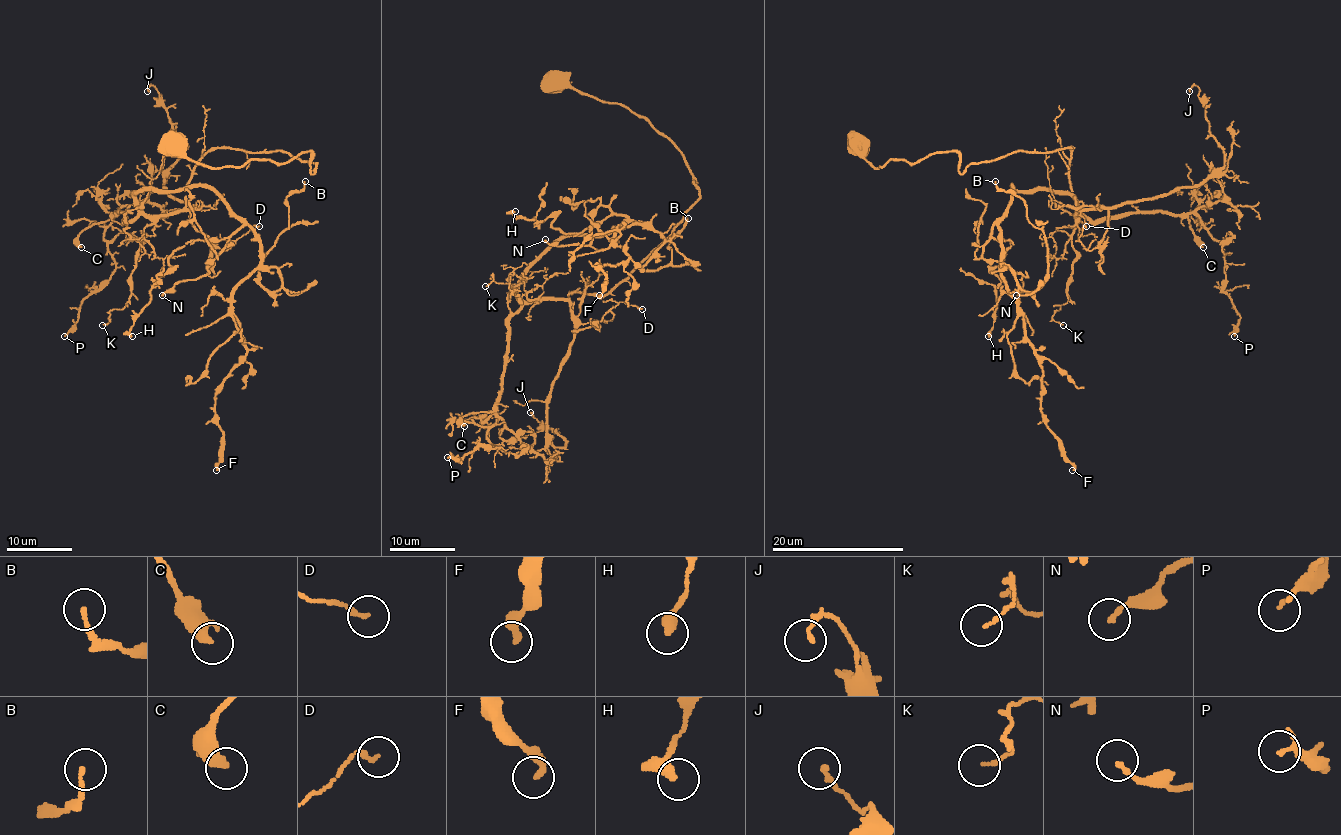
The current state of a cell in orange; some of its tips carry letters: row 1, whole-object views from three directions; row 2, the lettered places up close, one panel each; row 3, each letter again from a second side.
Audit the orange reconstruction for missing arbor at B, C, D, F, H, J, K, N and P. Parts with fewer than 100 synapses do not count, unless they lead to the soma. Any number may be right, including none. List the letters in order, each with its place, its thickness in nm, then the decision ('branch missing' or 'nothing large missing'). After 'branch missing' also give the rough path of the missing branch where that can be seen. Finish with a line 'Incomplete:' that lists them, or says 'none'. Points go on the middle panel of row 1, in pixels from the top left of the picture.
B: at (688, 218); 160 nm thick; nothing large missing
C: at (464, 426); 280 nm thick; nothing large missing
D: at (642, 309); 170 nm thick; nothing large missing
F: at (599, 295); 300 nm thick; nothing large missing
H: at (515, 211); 280 nm thick; nothing large missing
J: at (530, 412); 130 nm thick; nothing large missing
K: at (485, 286); 100 nm thick; nothing large missing
N: at (545, 239); 150 nm thick; nothing large missing
P: at (447, 457); 110 nm thick; nothing large missing
Incomplete: none

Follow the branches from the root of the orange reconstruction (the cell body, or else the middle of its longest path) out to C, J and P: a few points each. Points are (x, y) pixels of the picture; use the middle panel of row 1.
C: (561, 80), (643, 116), (681, 154), (699, 200), (604, 295), (528, 300), (508, 322), (497, 406), (464, 426)
J: (561, 80), (643, 116), (699, 200), (609, 292), (568, 295), (574, 340), (548, 401), (564, 447), (530, 412)
P: (561, 80), (643, 116), (699, 200), (604, 295), (528, 300), (510, 318), (487, 432), (498, 447), (447, 457)

